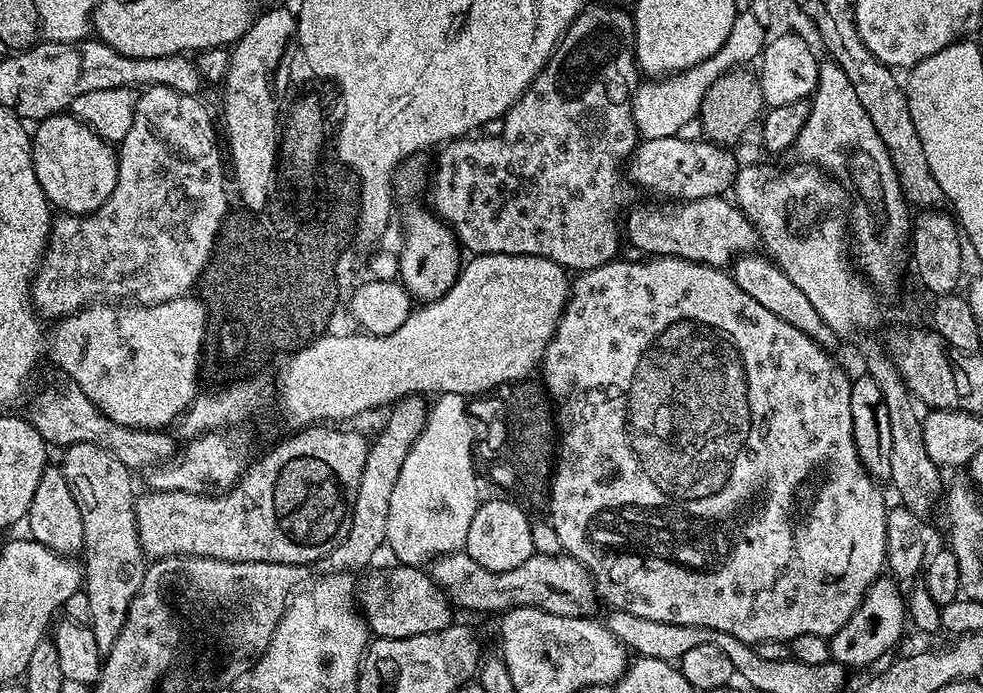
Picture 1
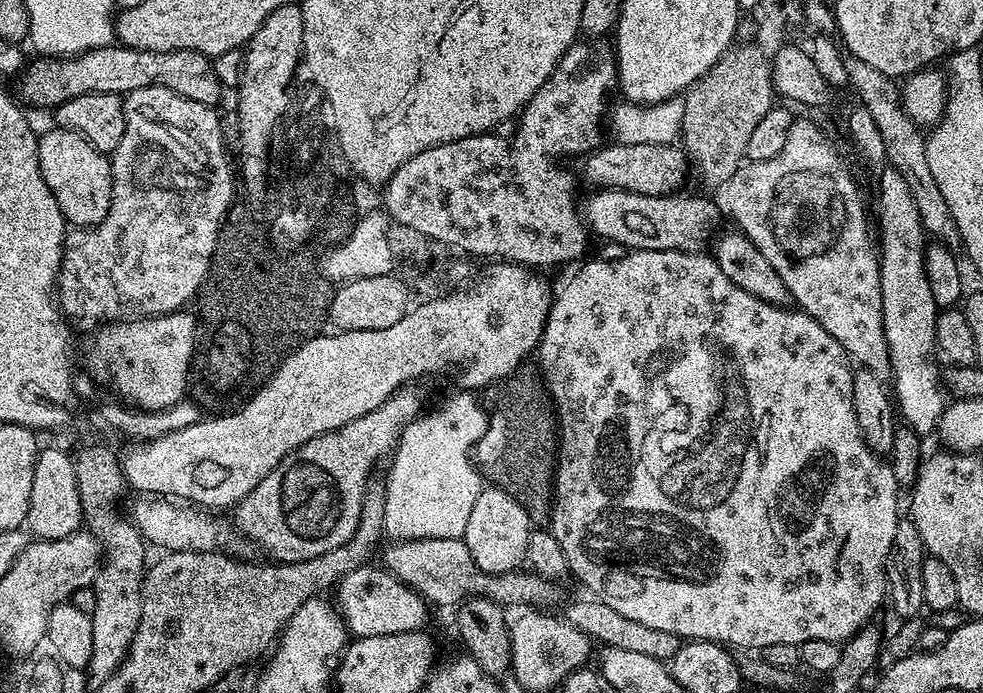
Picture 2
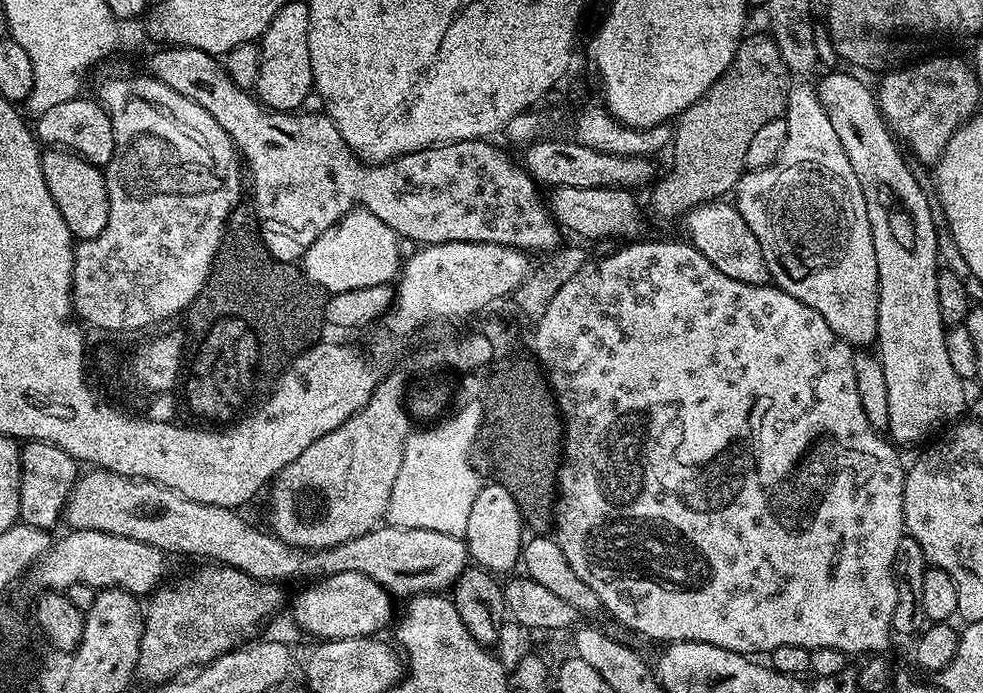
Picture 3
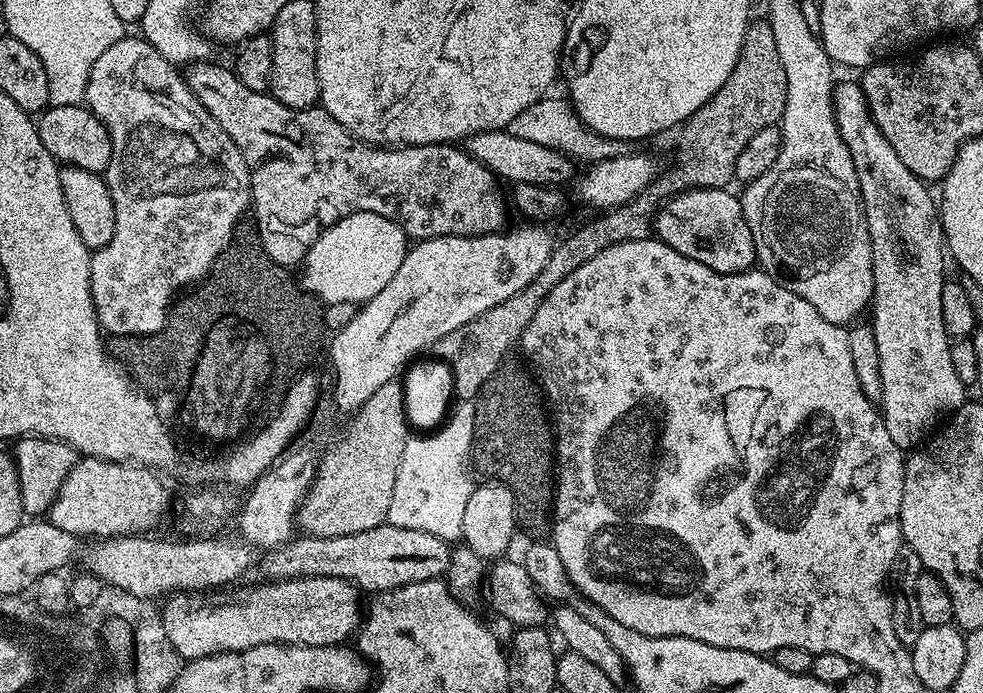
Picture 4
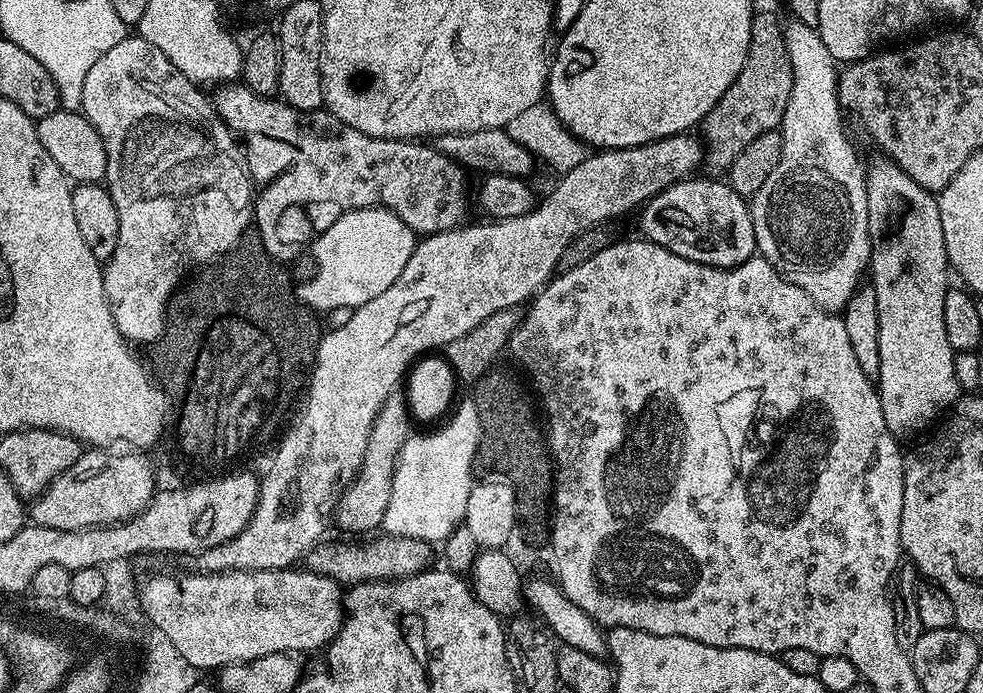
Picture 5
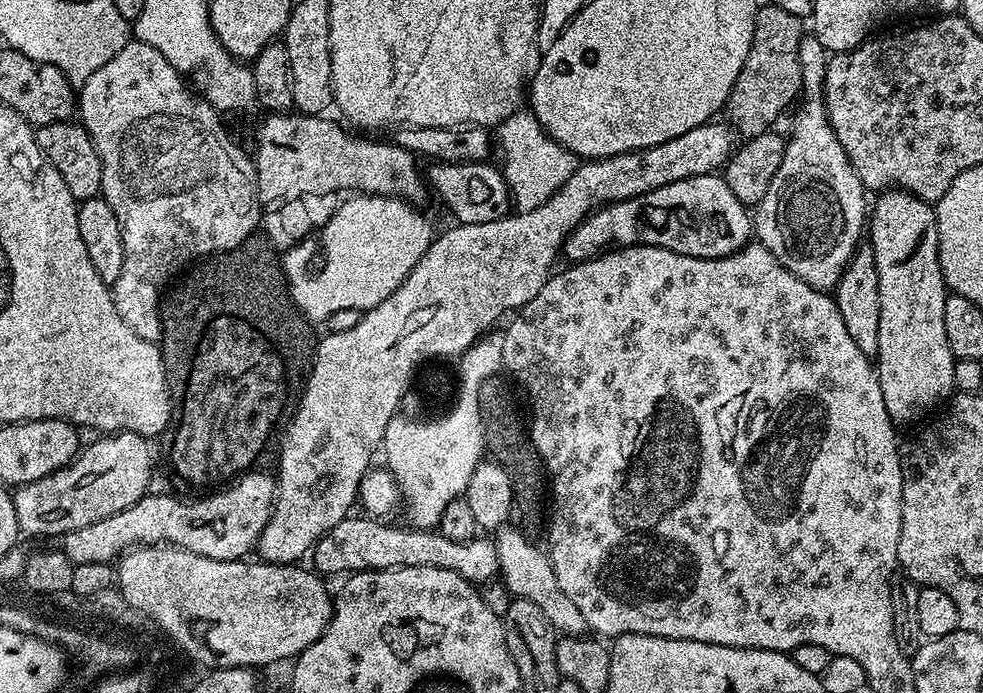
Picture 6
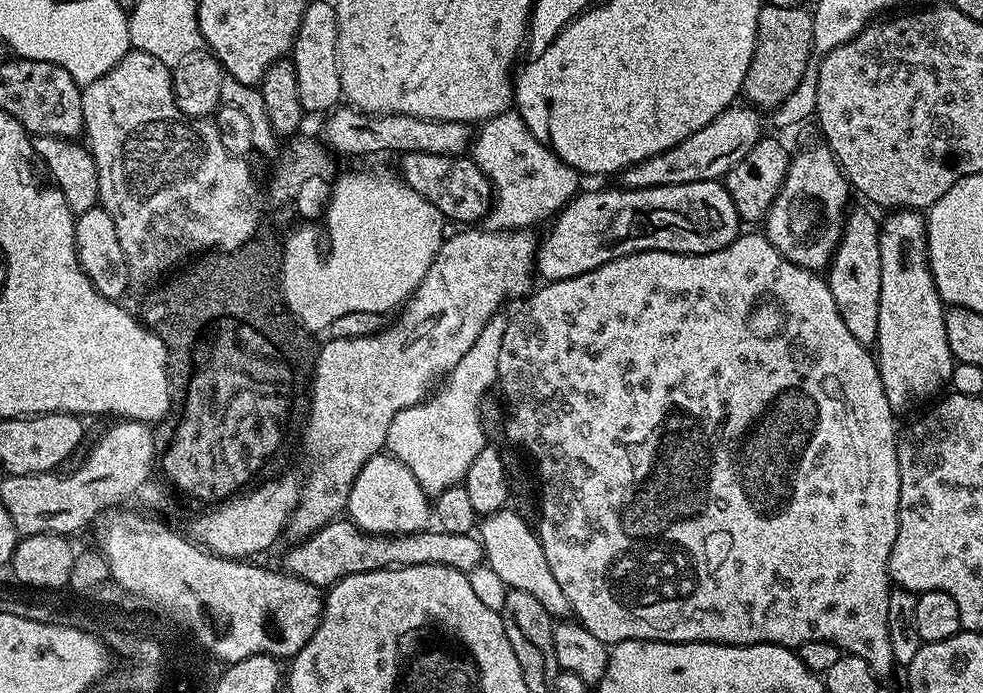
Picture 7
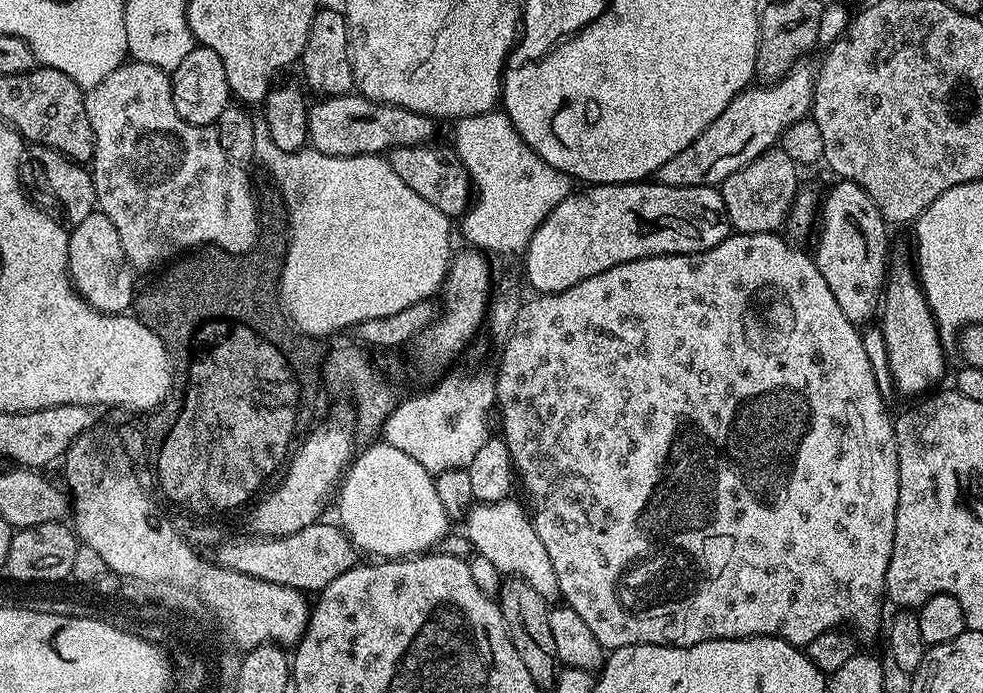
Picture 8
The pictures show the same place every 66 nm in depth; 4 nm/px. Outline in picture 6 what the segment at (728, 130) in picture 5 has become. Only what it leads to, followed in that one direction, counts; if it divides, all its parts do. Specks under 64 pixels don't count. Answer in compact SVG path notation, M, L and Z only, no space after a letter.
M768 2L765 8L764 5L757 7L750 54L746 54L746 62L738 74L738 82L734 82L734 90L730 90L726 105L727 123L739 135L741 132L741 137L757 136L769 131L775 125L772 123L788 107L793 107L792 99L801 95L804 79L798 50L805 35L806 24L801 17L786 14L786 10L774 2Z

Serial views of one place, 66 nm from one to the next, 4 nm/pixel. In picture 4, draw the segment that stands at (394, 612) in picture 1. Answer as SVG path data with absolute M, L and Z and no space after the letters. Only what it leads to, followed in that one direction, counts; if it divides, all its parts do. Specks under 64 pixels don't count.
M302 577L269 579L265 583L244 588L237 596L232 596L213 608L204 594L176 592L169 595L163 601L162 623L165 634L181 661L202 659L214 652L241 652L263 644L344 644L347 636L351 637L361 627L361 593L348 580Z

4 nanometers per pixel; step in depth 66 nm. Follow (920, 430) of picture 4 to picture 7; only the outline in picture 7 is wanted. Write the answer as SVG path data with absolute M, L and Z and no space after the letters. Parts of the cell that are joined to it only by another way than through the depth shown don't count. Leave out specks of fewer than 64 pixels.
M892 210L880 224L880 253L882 254L882 294L878 306L878 334L874 345L877 368L886 390L887 402L892 411L903 414L922 401L933 399L952 379L955 361L950 342L946 342L946 305L940 299L928 261L928 225L925 217L916 210Z

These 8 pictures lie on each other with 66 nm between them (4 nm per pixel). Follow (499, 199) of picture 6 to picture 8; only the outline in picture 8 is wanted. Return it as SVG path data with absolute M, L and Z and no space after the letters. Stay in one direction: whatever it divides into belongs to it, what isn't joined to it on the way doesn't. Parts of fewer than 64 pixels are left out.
M440 142L398 146L387 153L386 159L394 174L398 174L398 178L402 178L402 182L406 182L414 194L426 198L426 202L442 210L442 214L460 218L468 211L468 205L474 199L474 185L466 166L458 158L455 147L447 147L443 148Z

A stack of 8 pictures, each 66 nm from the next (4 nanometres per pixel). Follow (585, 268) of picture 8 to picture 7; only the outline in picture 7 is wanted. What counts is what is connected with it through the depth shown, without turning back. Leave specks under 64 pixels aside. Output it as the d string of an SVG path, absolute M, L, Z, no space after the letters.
M707 180L706 182L690 182L689 184L679 184L678 186L658 186L657 188L600 188L597 192L581 191L572 197L551 221L552 229L548 232L548 237L541 239L536 251L536 272L544 275L545 281L565 280L574 278L578 274L586 274L606 262L614 262L614 258L622 258L626 254L638 254L639 252L681 252L687 256L701 256L714 250L722 250L730 242L734 242L736 237L741 235L742 221L738 210L734 210L734 202L730 198L727 188L720 180Z

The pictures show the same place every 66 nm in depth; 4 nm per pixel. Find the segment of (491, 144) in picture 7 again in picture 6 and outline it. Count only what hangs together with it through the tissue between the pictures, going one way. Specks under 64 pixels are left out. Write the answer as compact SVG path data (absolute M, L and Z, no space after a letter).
M530 110L510 114L510 118L495 129L494 140L500 143L500 152L504 155L502 171L516 212L529 212L542 206L542 202L566 186L578 163L578 157L549 136Z

